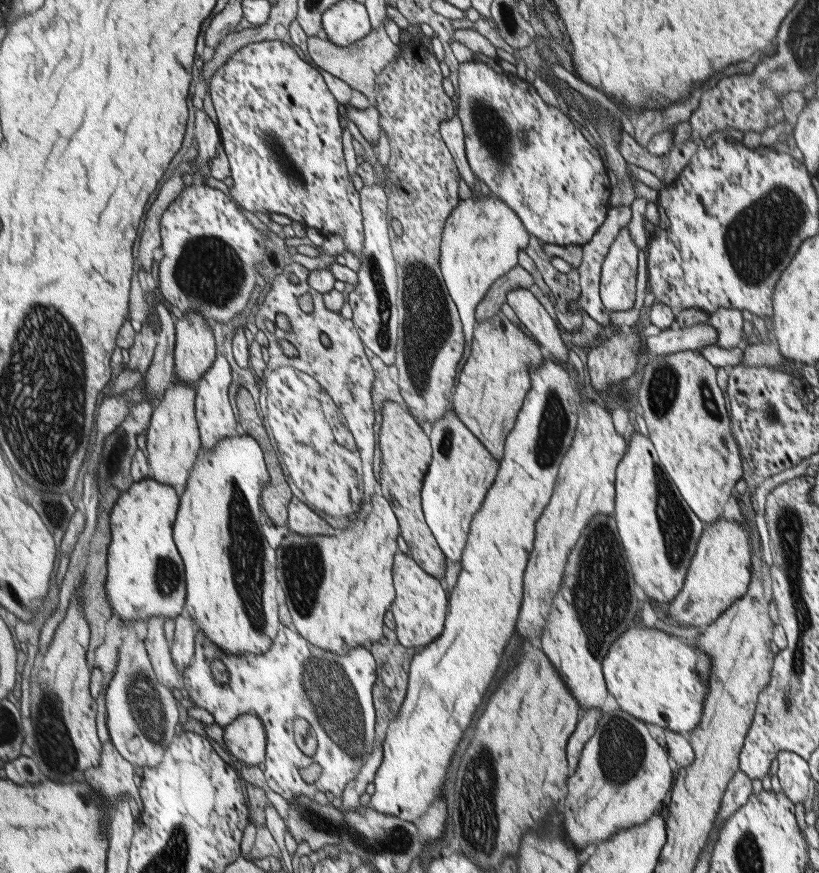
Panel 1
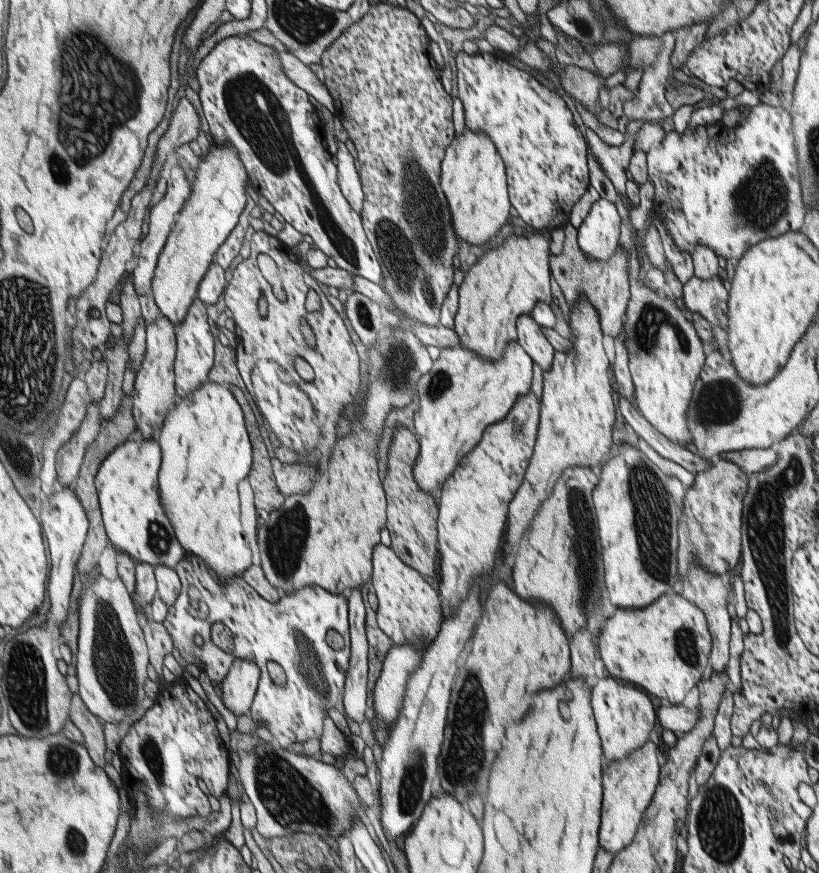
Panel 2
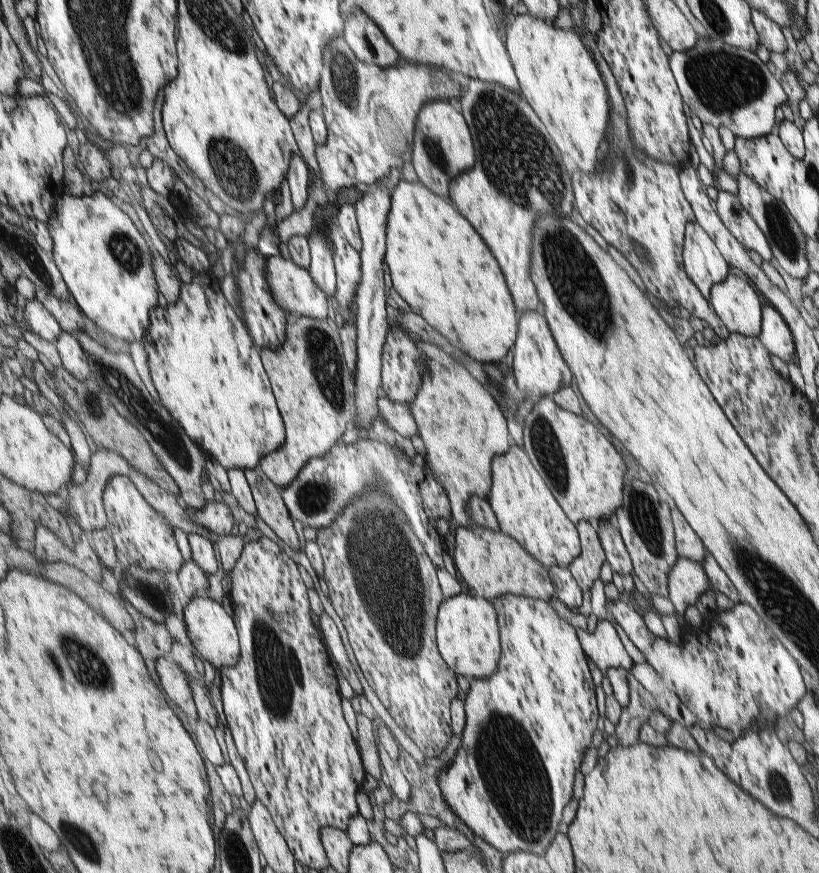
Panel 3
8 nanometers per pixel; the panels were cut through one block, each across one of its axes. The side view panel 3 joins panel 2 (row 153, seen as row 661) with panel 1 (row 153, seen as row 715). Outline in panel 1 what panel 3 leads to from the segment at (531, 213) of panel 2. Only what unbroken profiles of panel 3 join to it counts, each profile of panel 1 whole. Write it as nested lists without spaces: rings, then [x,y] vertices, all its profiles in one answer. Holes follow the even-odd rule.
[[[476,60],[460,63],[458,86],[458,118],[465,134],[465,155],[472,172],[487,184],[491,193],[510,205],[525,224],[526,231],[544,243],[582,246],[590,242],[608,218],[610,180],[596,148],[580,134],[580,130],[557,107],[546,104],[532,84],[517,74],[494,72]]]

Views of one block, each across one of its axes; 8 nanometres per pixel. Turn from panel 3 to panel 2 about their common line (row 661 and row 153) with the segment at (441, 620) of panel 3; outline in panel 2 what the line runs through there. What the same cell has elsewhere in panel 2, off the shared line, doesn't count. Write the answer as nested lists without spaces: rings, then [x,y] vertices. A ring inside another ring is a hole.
[[[465,128],[458,139],[453,140],[449,150],[442,159],[442,190],[448,198],[450,211],[453,212],[454,225],[458,239],[469,244],[482,246],[484,242],[474,240],[488,240],[498,230],[500,224],[506,224],[510,214],[510,202],[506,190],[506,174],[503,158],[498,154],[497,145],[484,131],[472,131]]]

